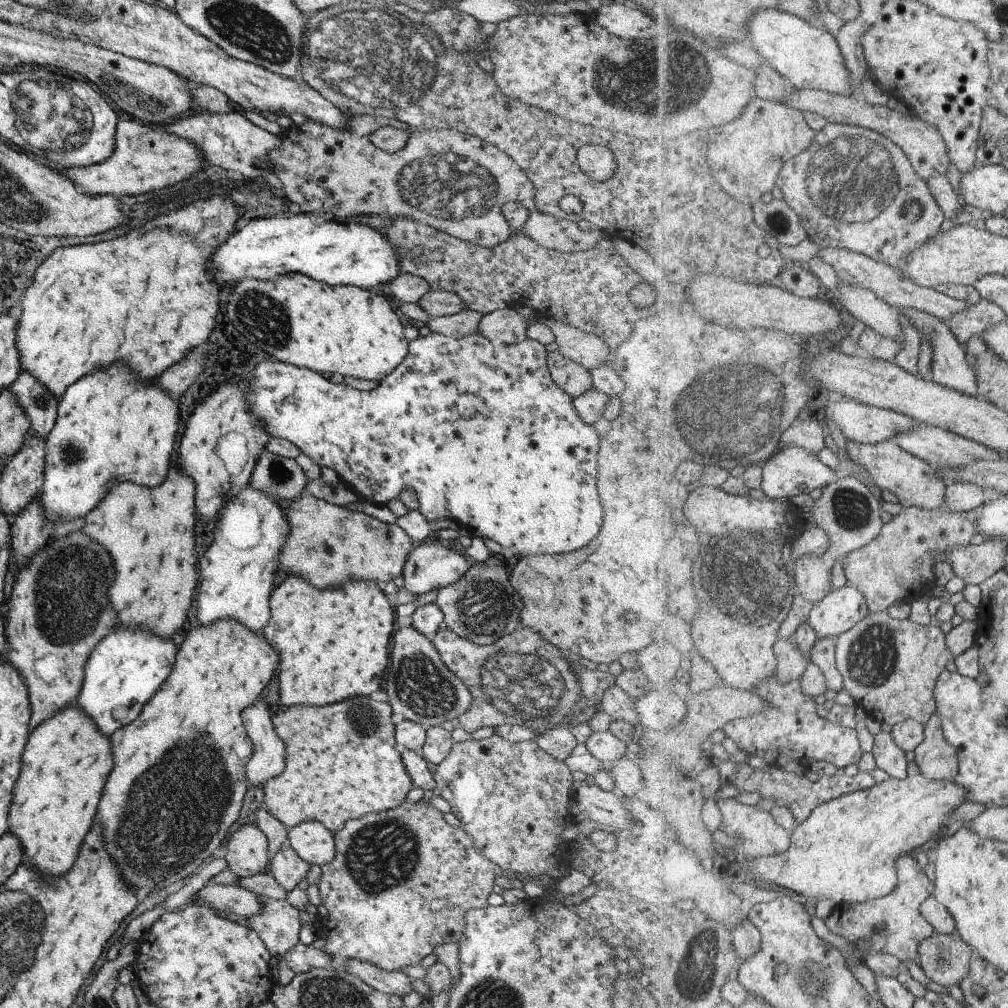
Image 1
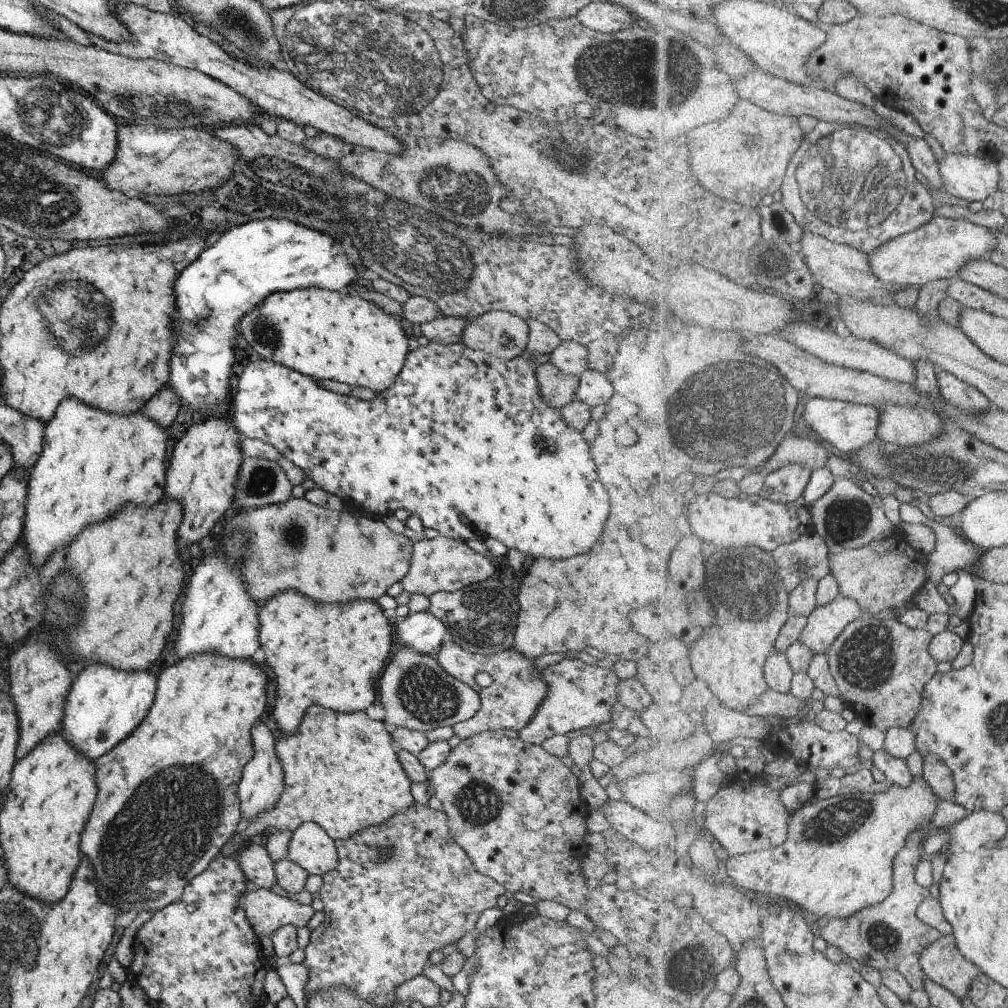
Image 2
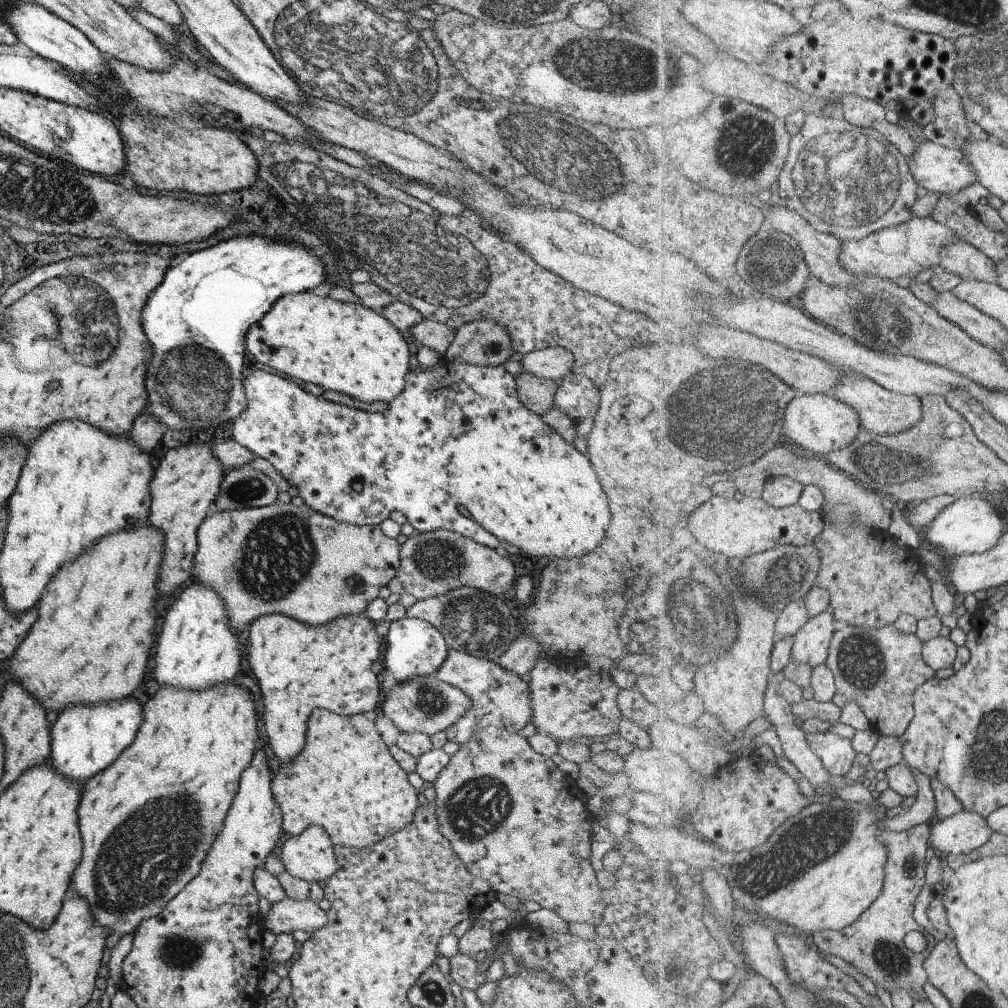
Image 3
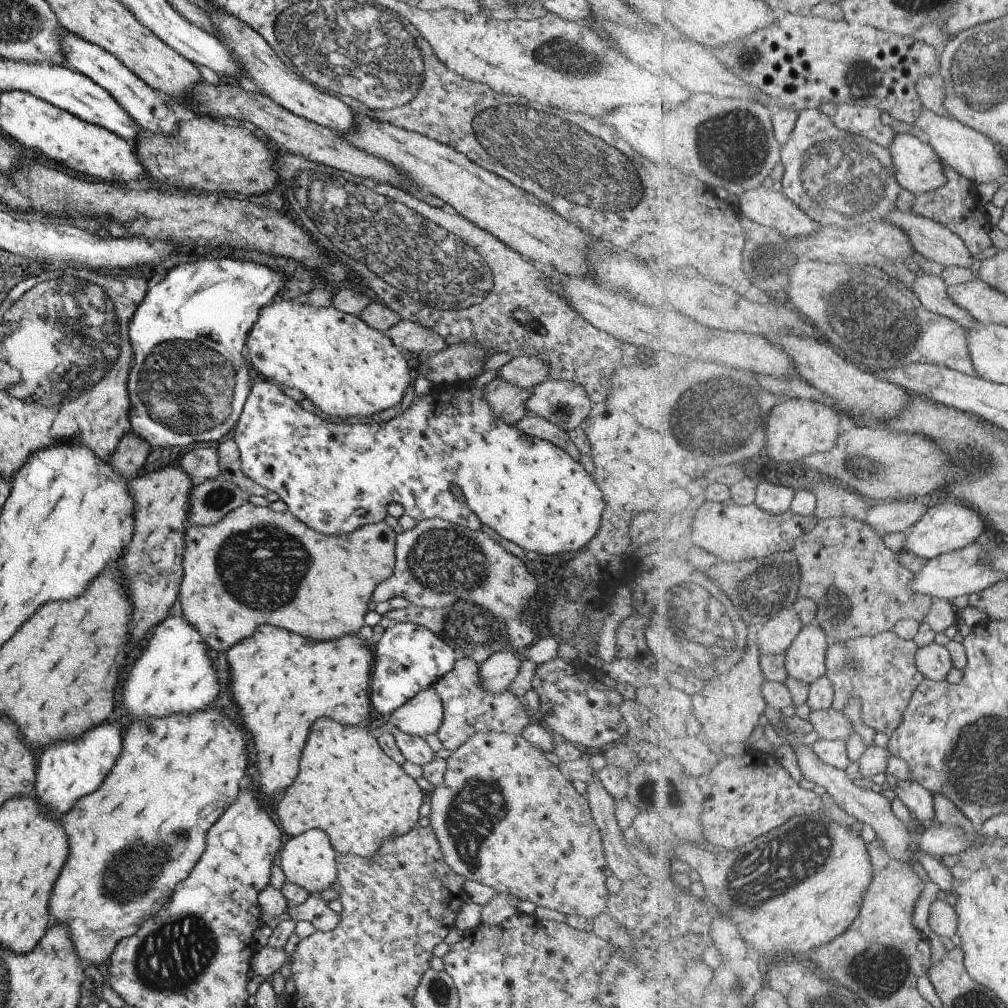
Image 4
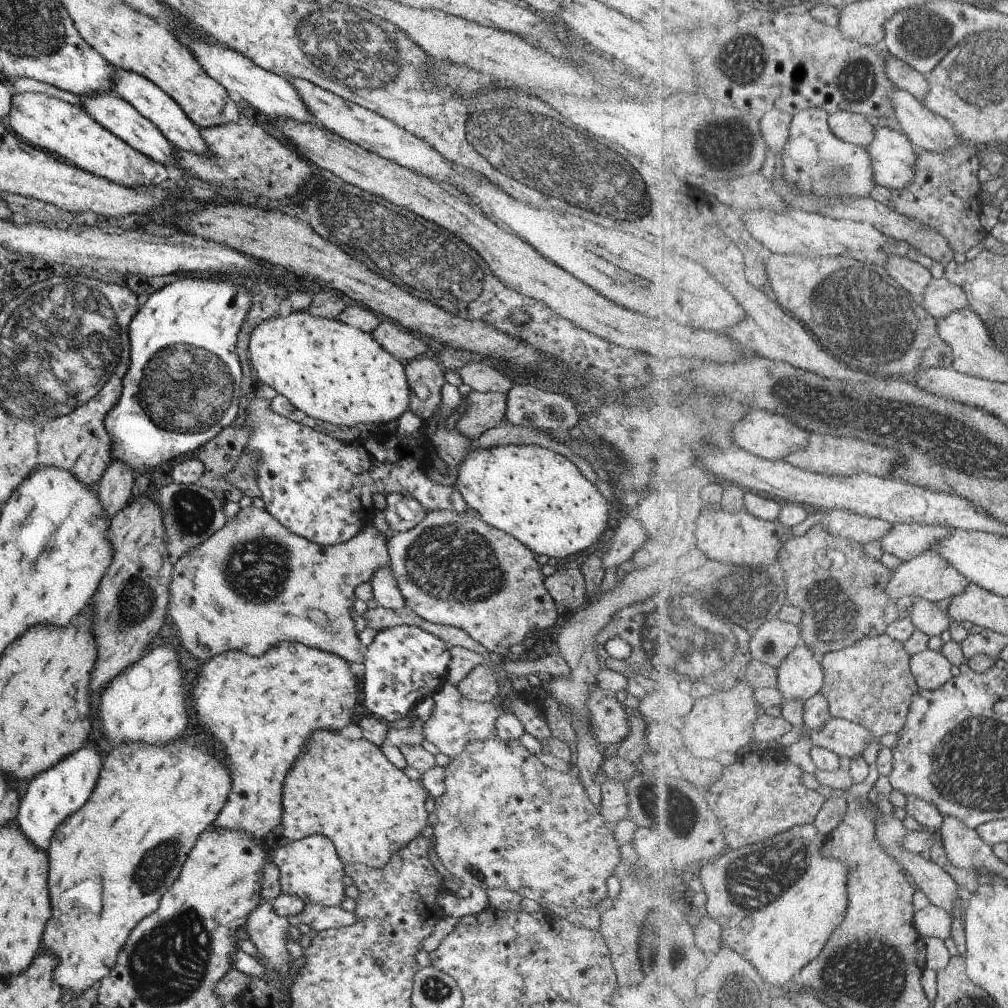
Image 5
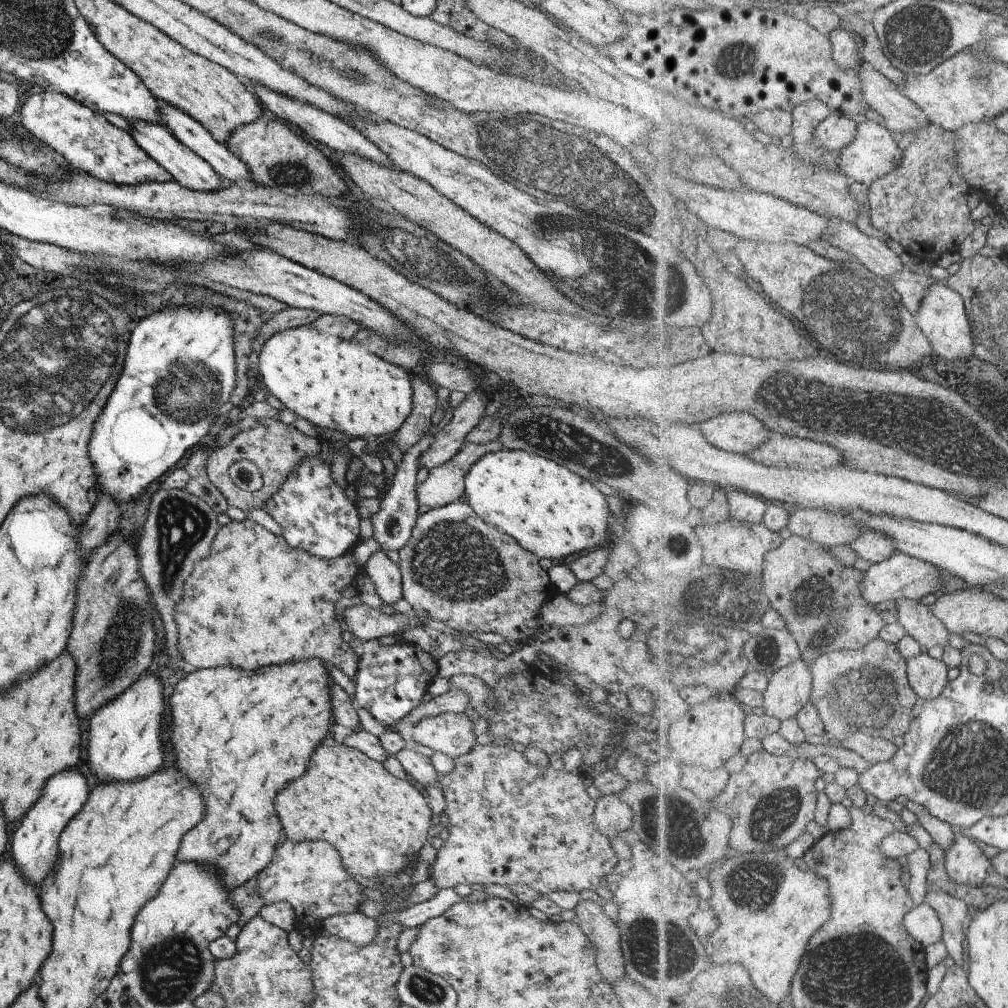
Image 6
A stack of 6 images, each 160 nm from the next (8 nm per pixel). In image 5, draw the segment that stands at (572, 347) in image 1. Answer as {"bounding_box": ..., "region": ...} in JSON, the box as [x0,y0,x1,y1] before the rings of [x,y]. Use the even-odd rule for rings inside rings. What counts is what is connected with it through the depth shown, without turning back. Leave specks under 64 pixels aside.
{"bounding_box":[454,362,515,393],"region":[[[469,362],[455,368],[454,374],[459,375],[461,384],[467,385],[471,391],[489,393],[505,393],[512,386],[515,379],[509,380],[505,374],[495,370],[493,366],[481,362]]]}

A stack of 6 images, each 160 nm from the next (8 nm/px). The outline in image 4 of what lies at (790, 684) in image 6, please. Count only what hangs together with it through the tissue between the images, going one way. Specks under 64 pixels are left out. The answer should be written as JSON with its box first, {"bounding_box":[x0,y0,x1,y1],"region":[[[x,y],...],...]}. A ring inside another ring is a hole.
{"bounding_box":[786,622,829,684],"region":[[[816,622],[804,626],[786,653],[786,668],[789,677],[813,684],[826,675],[826,651],[829,637]]]}

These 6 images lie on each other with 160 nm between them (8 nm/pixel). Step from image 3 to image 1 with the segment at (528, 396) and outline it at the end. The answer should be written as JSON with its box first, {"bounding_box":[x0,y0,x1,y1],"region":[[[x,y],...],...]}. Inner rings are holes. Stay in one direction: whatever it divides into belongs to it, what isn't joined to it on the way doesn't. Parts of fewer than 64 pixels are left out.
{"bounding_box":[546,351,591,400],"region":[[[558,351],[546,354],[546,366],[553,384],[572,400],[591,389],[589,371]]]}

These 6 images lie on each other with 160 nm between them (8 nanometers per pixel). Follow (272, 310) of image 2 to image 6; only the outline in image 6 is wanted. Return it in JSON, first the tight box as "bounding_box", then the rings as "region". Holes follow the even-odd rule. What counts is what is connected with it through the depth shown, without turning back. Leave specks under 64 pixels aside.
{"bounding_box":[252,325,413,439],"region":[[[303,325],[297,326],[297,328],[289,328],[289,330],[283,330],[283,332],[277,332],[273,334],[271,338],[265,340],[265,344],[257,351],[256,355],[252,359],[252,366],[255,369],[256,376],[259,379],[259,383],[279,402],[286,408],[293,412],[295,415],[313,424],[315,427],[321,427],[327,430],[334,430],[343,433],[346,436],[351,436],[355,439],[367,439],[370,436],[379,437],[382,435],[395,433],[401,427],[401,424],[405,422],[405,418],[411,414],[413,396],[413,388],[411,388],[411,377],[408,373],[401,368],[387,363],[377,356],[373,356],[363,344],[359,342],[353,342],[353,339],[341,340],[337,336],[329,336],[329,334],[321,334],[317,332],[313,326]]]}

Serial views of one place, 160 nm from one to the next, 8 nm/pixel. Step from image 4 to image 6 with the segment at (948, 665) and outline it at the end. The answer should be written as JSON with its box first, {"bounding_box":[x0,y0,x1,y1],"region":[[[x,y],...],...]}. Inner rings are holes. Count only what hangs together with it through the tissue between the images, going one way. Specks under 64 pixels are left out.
{"bounding_box":[908,654,949,700],"region":[[[931,654],[908,660],[908,678],[919,699],[934,700],[941,696],[948,686],[949,666],[943,660],[935,660]]]}

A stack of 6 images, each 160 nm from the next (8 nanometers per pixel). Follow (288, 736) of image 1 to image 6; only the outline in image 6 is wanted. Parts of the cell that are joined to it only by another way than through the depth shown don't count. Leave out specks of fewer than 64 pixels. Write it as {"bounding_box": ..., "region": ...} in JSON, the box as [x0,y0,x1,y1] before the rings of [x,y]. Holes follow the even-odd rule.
{"bounding_box":[273,743,436,883],"region":[[[320,743],[304,774],[279,790],[273,803],[286,840],[325,841],[337,850],[349,875],[375,883],[418,859],[436,812],[428,807],[423,791],[409,779],[391,776],[379,762],[338,743],[331,747]]]}

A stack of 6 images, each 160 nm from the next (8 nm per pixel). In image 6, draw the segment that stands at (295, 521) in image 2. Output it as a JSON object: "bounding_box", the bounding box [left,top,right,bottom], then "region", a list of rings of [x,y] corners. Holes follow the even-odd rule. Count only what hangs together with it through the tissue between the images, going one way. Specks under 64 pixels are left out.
{"bounding_box":[172,518,359,678],"region":[[[249,518],[241,520],[241,522],[230,521],[227,525],[221,527],[211,546],[209,548],[209,556],[203,557],[197,561],[188,577],[184,580],[182,593],[176,607],[173,607],[172,617],[177,629],[177,646],[176,651],[183,660],[183,664],[187,669],[209,669],[221,666],[229,666],[229,668],[237,670],[249,670],[253,672],[263,666],[273,666],[285,664],[285,662],[297,662],[297,660],[307,660],[307,658],[319,658],[324,662],[329,662],[343,672],[347,678],[353,678],[355,675],[358,656],[355,651],[349,648],[349,644],[341,639],[341,630],[335,621],[335,602],[341,598],[341,590],[354,583],[354,579],[359,575],[359,571],[355,568],[355,562],[351,558],[351,553],[345,553],[331,560],[321,560],[309,556],[303,550],[297,550],[287,546],[282,536],[271,534],[269,529],[255,524]]]}

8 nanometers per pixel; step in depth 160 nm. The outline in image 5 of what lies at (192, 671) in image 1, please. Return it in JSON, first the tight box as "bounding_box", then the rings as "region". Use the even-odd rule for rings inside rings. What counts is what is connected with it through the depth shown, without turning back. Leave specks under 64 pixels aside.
{"bounding_box":[43,734,229,994],"region":[[[197,734],[173,740],[173,742],[169,742],[165,746],[145,746],[143,742],[127,742],[127,744],[115,746],[113,750],[104,752],[101,770],[99,770],[95,787],[89,794],[89,798],[79,810],[67,816],[57,826],[55,834],[51,838],[49,850],[46,850],[46,854],[49,854],[47,856],[47,864],[49,864],[49,868],[47,868],[47,872],[49,872],[49,876],[47,876],[47,894],[49,894],[49,902],[51,902],[51,916],[49,916],[47,924],[45,924],[43,946],[45,946],[45,950],[53,952],[57,956],[57,960],[59,960],[59,964],[57,964],[57,968],[53,972],[53,980],[55,980],[55,984],[59,984],[59,988],[69,989],[71,994],[81,994],[95,982],[109,974],[114,966],[115,956],[117,956],[119,948],[123,946],[125,938],[129,936],[131,928],[139,920],[142,920],[143,916],[148,916],[155,911],[161,896],[173,884],[173,880],[177,878],[177,872],[181,870],[181,864],[187,858],[187,854],[195,844],[197,836],[205,828],[208,829],[209,824],[212,824],[213,820],[217,818],[221,806],[227,800],[227,794],[229,794],[229,772],[225,770],[221,760],[215,758],[213,750],[203,746],[203,742],[199,742]]]}

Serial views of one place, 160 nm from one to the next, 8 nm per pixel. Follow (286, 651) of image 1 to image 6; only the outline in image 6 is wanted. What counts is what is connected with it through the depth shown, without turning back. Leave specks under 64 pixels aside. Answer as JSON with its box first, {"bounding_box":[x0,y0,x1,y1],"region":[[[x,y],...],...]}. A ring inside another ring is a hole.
{"bounding_box":[169,658,332,890],"region":[[[307,658],[307,660],[297,660],[297,662],[285,662],[285,664],[263,666],[258,670],[249,672],[249,670],[237,670],[229,668],[229,666],[221,666],[209,669],[186,669],[186,674],[181,676],[169,697],[169,706],[171,708],[171,742],[175,748],[175,756],[177,756],[177,768],[191,780],[197,784],[199,792],[205,798],[205,818],[191,828],[179,844],[179,850],[175,856],[175,862],[195,862],[197,866],[205,866],[209,870],[217,870],[221,884],[225,890],[233,890],[255,877],[273,857],[277,840],[279,840],[279,832],[281,832],[281,824],[274,810],[273,800],[277,796],[279,790],[283,790],[289,782],[293,782],[295,778],[299,778],[304,774],[307,762],[311,758],[311,754],[316,750],[323,737],[330,735],[327,722],[331,721],[331,708],[329,708],[329,684],[332,678],[324,668],[323,661],[319,658]]]}

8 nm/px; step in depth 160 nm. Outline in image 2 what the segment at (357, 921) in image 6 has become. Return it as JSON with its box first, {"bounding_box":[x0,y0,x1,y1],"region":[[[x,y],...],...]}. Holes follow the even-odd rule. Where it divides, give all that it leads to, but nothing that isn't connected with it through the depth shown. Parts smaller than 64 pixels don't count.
{"bounding_box":[236,889,314,939],"region":[[[245,889],[236,903],[259,939],[283,925],[305,926],[314,913],[310,905],[301,905],[267,889]]]}

